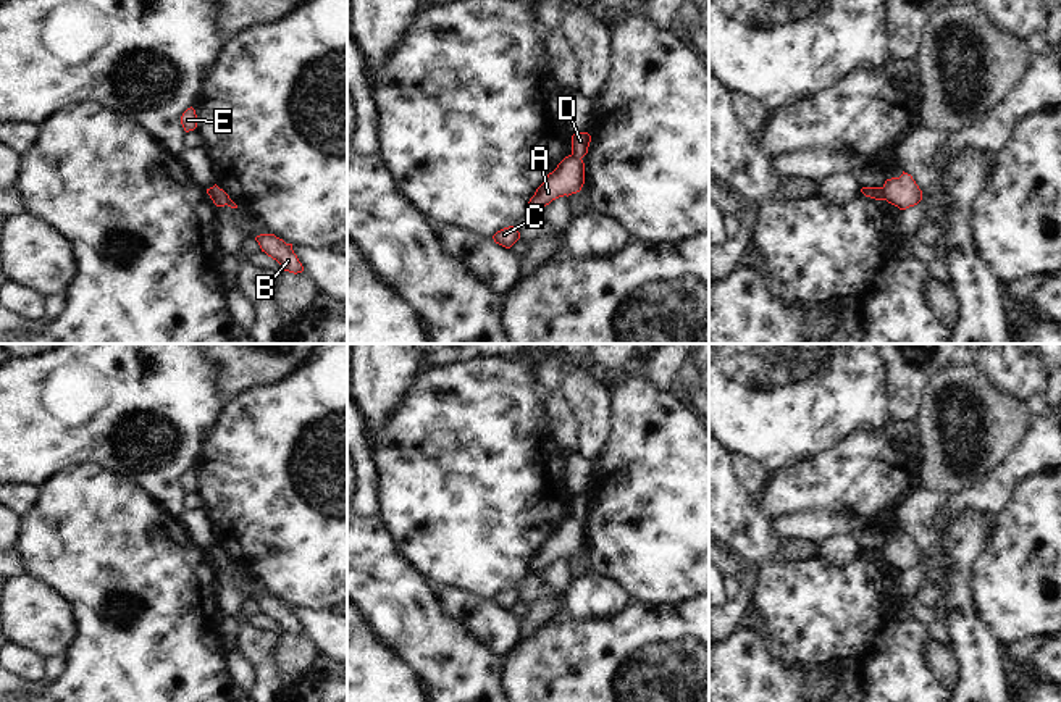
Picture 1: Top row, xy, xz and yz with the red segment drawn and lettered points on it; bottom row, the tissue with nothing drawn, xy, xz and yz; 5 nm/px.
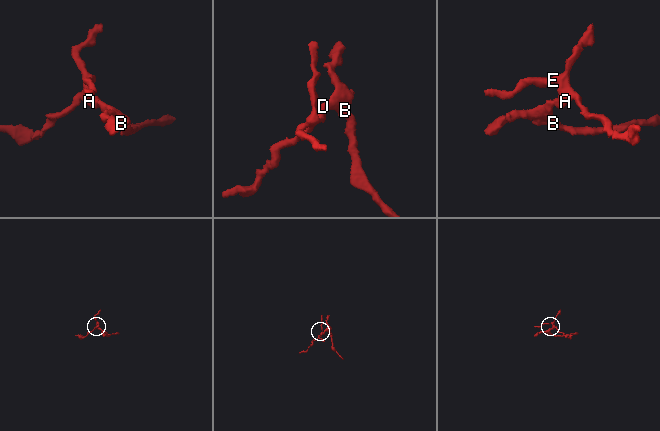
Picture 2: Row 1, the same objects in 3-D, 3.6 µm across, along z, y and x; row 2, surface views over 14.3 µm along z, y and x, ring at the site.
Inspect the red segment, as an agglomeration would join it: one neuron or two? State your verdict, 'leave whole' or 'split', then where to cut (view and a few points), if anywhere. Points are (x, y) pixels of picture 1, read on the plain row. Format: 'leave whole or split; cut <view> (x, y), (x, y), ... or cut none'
split; cut yz (880, 549), (885, 560)

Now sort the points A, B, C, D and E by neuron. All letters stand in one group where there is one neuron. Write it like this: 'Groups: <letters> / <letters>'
Groups: A C E / B D

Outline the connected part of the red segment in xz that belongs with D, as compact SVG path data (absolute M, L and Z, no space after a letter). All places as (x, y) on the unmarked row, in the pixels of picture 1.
M578 494L572 497L572 516L583 520L588 515L591 497L588 494Z

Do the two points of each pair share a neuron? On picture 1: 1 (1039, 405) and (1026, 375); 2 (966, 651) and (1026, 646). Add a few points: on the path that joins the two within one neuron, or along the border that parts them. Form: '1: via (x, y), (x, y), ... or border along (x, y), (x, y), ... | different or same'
1: border along (1044, 397), (1032, 397), (1027, 407) | different
2: border along (1002, 647), (1006, 656) | different

